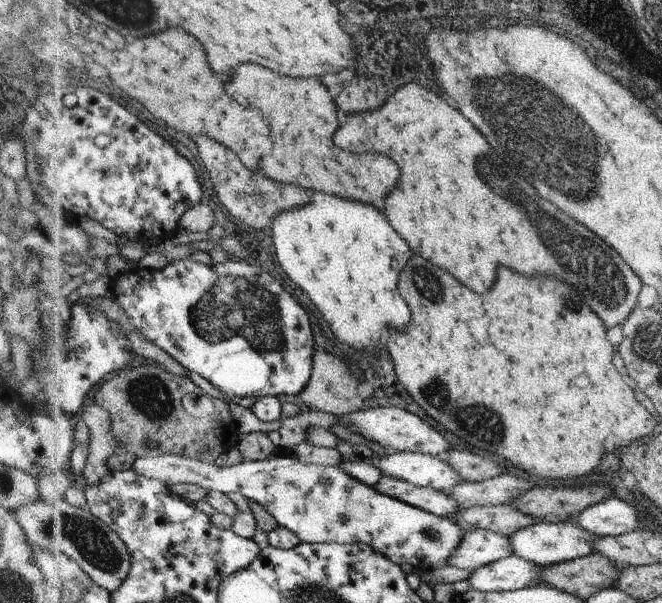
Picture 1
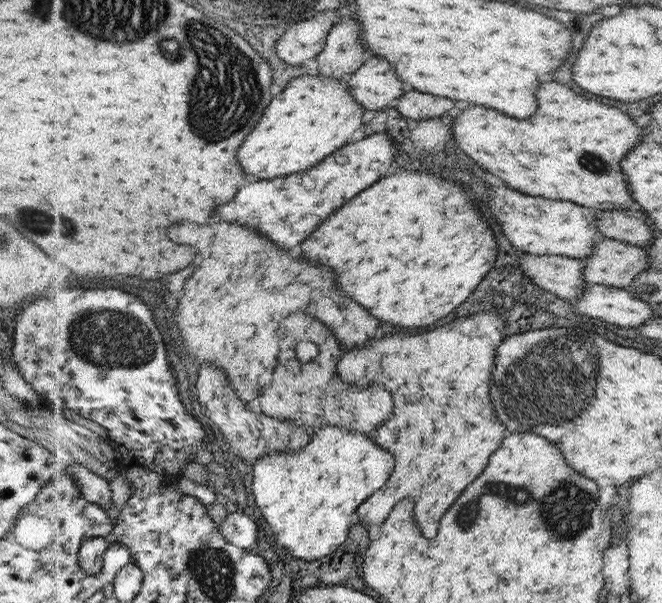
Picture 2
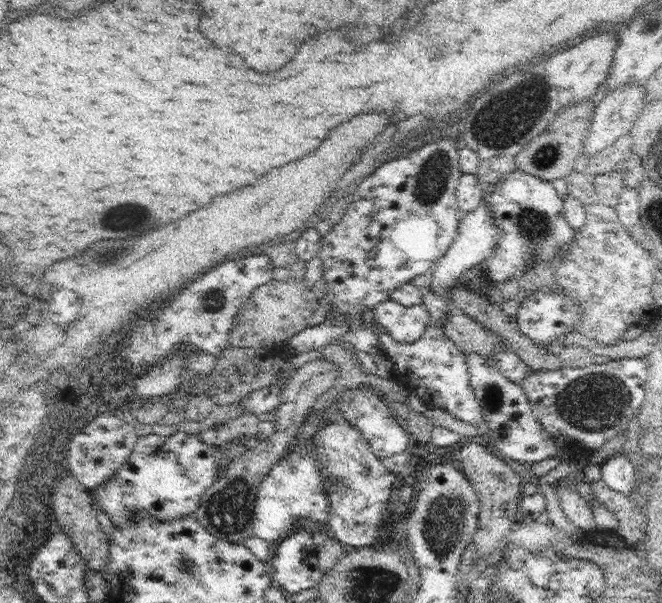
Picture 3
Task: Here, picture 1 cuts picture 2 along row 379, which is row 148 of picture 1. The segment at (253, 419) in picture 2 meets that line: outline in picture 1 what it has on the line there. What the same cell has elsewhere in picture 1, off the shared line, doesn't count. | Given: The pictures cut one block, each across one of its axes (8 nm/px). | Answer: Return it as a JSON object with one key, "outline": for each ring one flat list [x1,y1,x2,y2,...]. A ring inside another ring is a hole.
{"outline":[[200,136,198,144,200,144,200,156,206,163,208,174,214,180,220,200,236,220,245,226,255,231,271,232,273,223,280,214,308,205,307,191,300,186,294,184,288,186,286,183,274,181,263,170,252,171,234,150,208,136]]}

